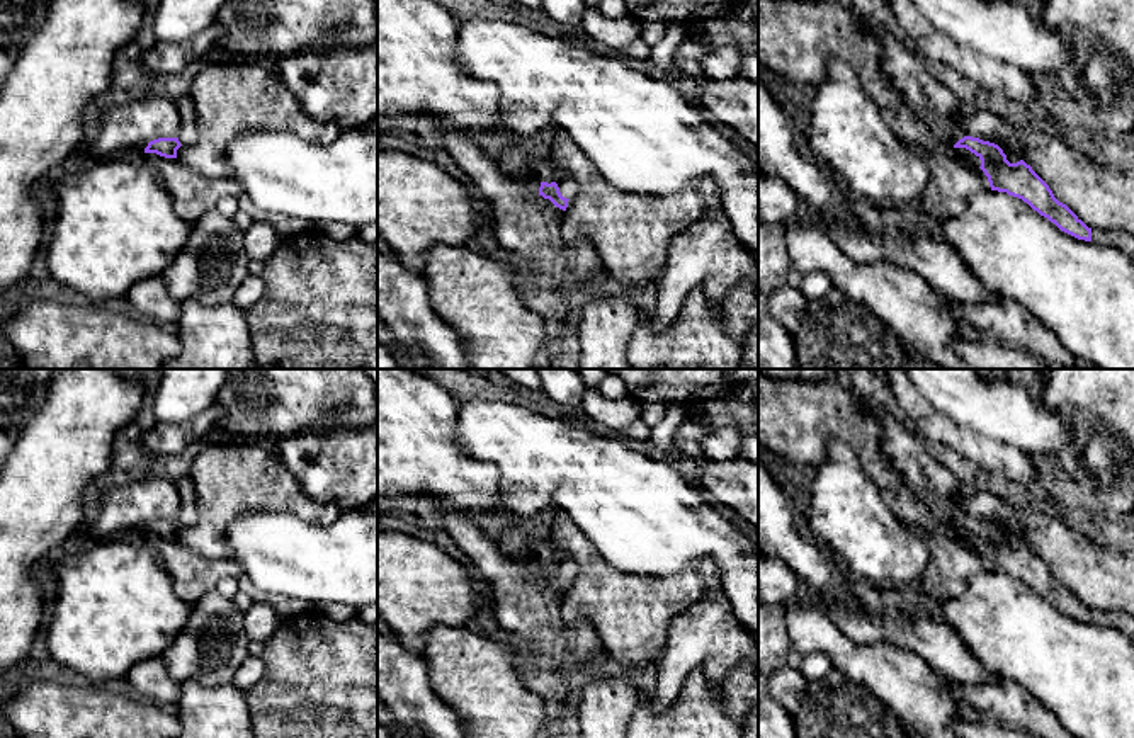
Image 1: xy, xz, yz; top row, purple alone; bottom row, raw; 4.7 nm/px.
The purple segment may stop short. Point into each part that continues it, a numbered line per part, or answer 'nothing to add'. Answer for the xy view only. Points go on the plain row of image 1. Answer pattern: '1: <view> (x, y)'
1: xy (184, 485)

